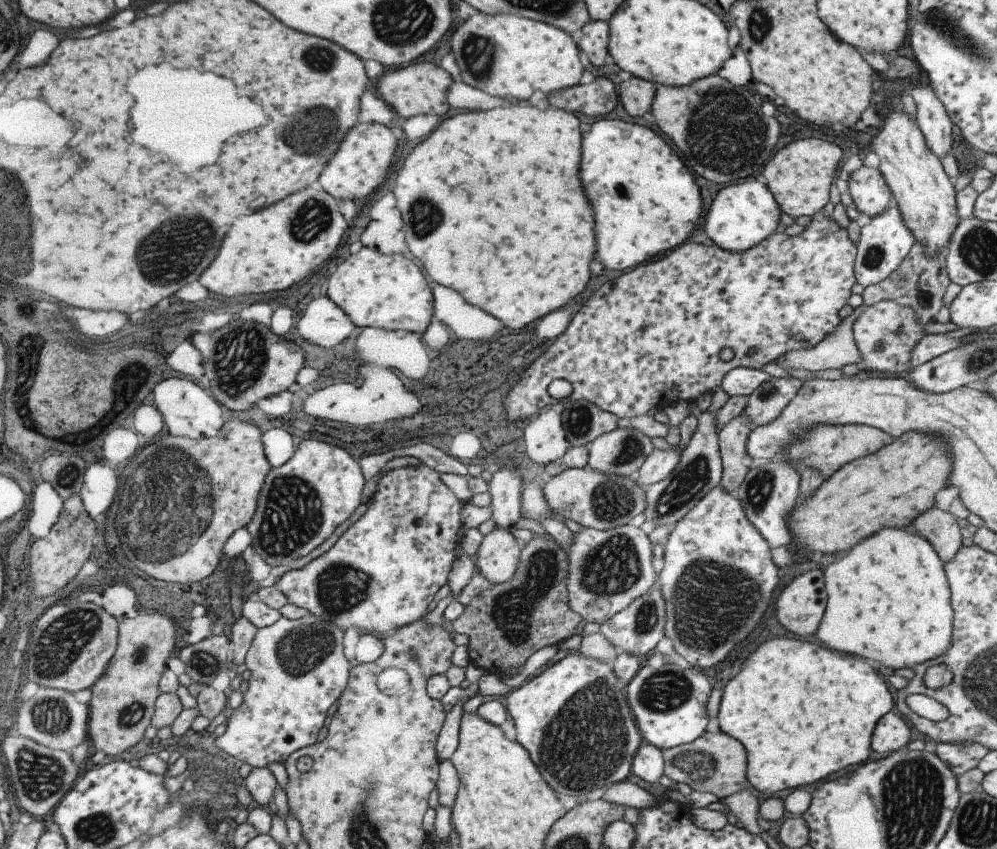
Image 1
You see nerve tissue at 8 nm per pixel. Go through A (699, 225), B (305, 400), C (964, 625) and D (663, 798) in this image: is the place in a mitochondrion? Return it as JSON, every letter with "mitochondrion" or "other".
{"A":"other","B":"other","C":"other","D":"other"}

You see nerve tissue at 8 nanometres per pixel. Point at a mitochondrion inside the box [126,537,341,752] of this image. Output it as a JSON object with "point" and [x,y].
{"point":[300,650]}

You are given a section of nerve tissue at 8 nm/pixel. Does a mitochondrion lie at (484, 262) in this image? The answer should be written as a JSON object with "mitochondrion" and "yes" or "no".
{"mitochondrion":"no"}

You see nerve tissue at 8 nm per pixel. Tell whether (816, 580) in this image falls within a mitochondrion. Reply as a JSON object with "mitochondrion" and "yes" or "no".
{"mitochondrion":"no"}

